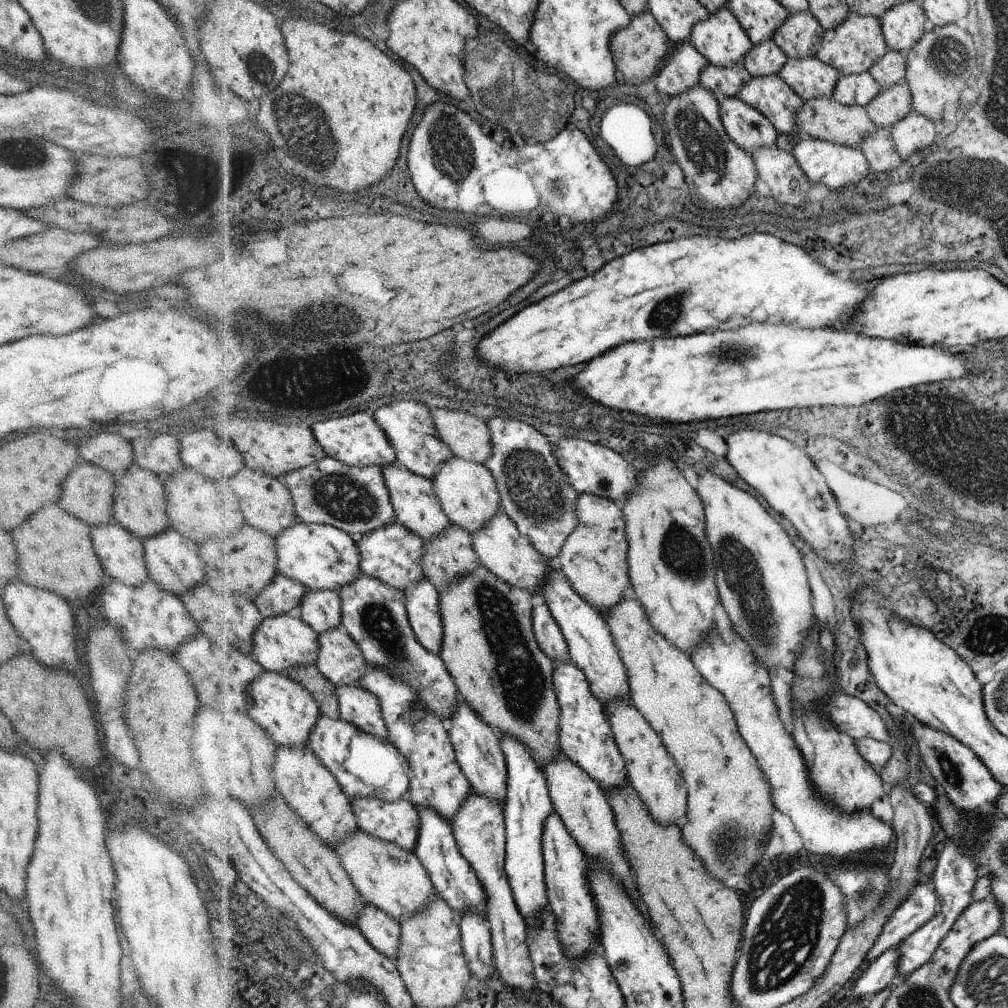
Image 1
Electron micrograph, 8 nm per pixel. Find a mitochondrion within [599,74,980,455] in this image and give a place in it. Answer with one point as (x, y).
(701, 147)

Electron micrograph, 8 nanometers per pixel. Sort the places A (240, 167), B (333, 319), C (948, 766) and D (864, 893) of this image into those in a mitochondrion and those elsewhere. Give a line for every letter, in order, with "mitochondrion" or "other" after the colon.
A: other
B: mitochondrion
C: mitochondrion
D: mitochondrion

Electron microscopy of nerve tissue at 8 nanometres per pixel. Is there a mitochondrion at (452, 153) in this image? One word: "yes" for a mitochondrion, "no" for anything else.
yes

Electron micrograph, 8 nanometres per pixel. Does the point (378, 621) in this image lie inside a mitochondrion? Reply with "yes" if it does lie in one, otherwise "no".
yes

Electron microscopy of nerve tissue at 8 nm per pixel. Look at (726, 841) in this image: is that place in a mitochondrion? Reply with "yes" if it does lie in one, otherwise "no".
yes

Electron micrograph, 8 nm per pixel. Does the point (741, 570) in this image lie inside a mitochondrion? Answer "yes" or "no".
yes

